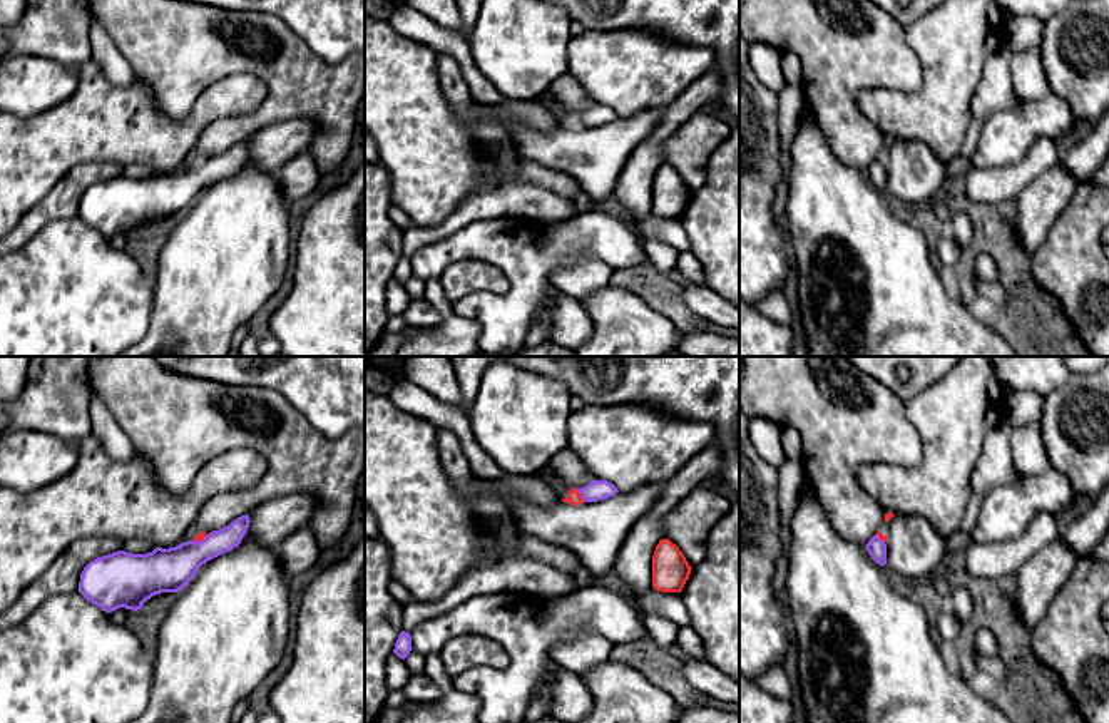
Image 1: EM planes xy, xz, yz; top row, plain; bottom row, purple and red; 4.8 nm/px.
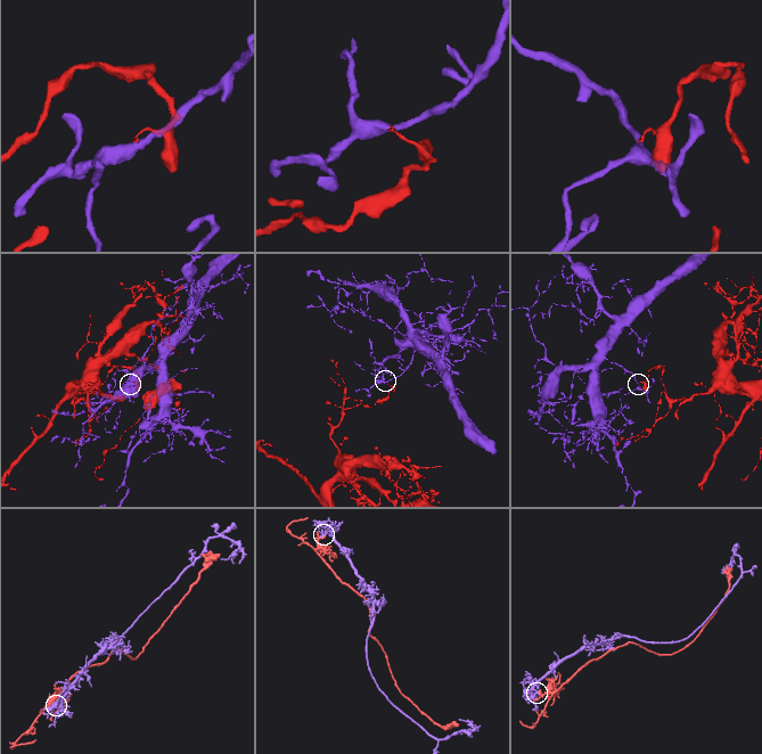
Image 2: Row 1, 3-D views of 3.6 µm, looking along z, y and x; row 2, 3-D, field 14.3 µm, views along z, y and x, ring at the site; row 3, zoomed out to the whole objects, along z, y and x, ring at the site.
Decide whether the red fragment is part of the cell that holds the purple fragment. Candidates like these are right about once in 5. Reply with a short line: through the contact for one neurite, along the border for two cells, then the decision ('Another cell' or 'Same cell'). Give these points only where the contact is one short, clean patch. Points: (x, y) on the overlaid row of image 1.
Line: xz (576, 489), (584, 501). Another cell

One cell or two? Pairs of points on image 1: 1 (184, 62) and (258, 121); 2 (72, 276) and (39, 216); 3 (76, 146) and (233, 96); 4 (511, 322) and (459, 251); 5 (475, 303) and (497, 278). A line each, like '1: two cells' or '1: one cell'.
1: one cell
2: two cells
3: one cell
4: one cell
5: two cells

